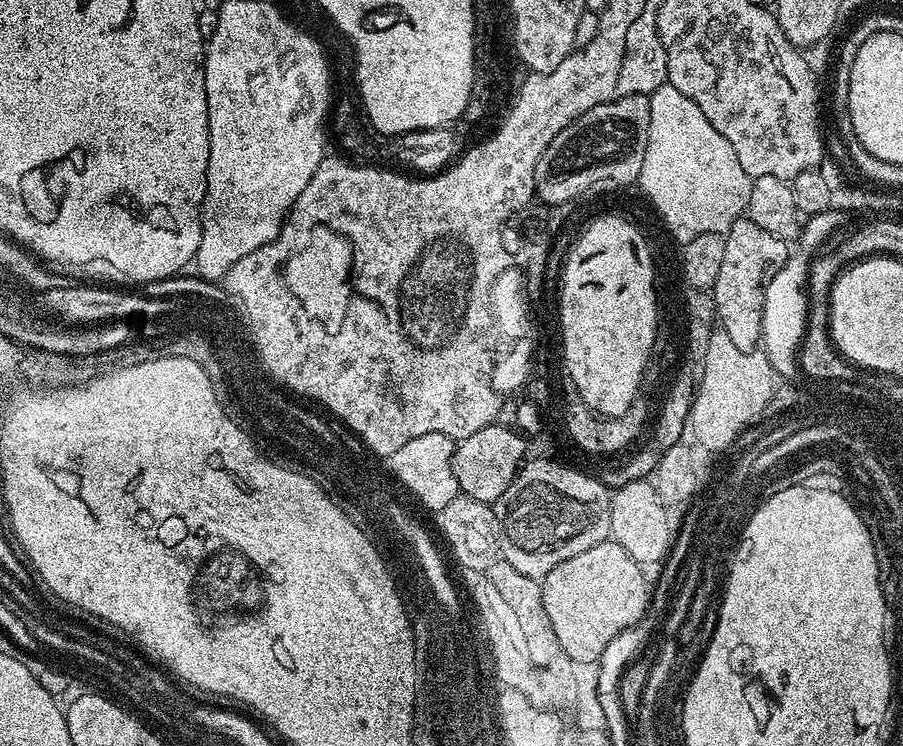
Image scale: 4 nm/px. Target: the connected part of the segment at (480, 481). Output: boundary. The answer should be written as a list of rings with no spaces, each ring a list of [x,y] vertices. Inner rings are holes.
[[[497,422],[478,430],[478,434],[470,434],[470,438],[459,441],[452,459],[458,488],[464,491],[465,496],[495,505],[496,501],[502,498],[502,494],[506,494],[510,482],[522,467],[525,459],[523,439],[525,440],[525,437],[515,427]]]

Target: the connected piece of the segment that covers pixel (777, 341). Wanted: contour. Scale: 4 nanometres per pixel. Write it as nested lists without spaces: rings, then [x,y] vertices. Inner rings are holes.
[[[795,250],[789,251],[786,262],[764,295],[762,314],[762,351],[778,376],[793,379],[800,372],[800,342],[808,327],[808,266],[813,256],[804,256]]]

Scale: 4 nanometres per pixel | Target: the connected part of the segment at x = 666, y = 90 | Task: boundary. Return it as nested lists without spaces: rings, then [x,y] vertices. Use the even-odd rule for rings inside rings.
[[[666,82],[651,92],[648,101],[650,130],[642,167],[644,186],[649,196],[659,204],[669,223],[676,226],[682,226],[682,220],[690,218],[690,206],[686,206],[690,200],[706,200],[708,196],[706,234],[725,235],[748,209],[753,177],[746,174],[734,146],[710,125],[706,114],[702,114],[702,110],[698,110],[698,106],[694,106],[686,94],[674,90],[674,86]],[[680,204],[684,204],[684,208],[680,208],[682,212],[678,214]]]

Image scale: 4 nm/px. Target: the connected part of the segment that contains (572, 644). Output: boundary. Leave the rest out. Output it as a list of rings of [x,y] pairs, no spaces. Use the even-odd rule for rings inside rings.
[[[611,538],[598,546],[590,546],[590,550],[582,550],[582,554],[574,554],[574,558],[566,558],[566,562],[554,566],[554,570],[544,576],[540,593],[546,606],[546,618],[550,618],[554,634],[558,634],[558,646],[570,654],[575,664],[595,665],[602,652],[608,650],[614,634],[645,619],[644,615],[648,612],[648,582],[645,578],[645,569],[637,571],[632,560],[628,560],[626,550],[622,550],[622,546],[618,546]]]

